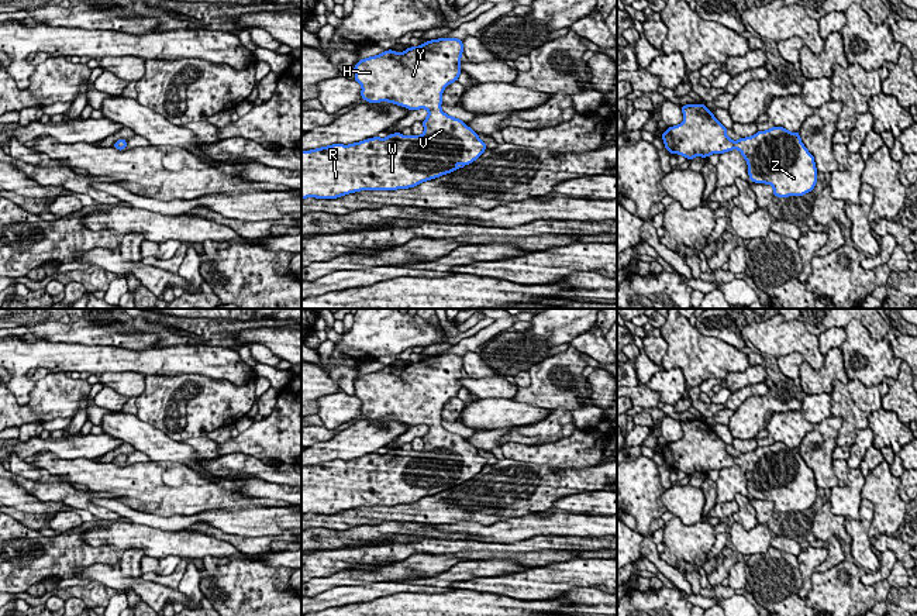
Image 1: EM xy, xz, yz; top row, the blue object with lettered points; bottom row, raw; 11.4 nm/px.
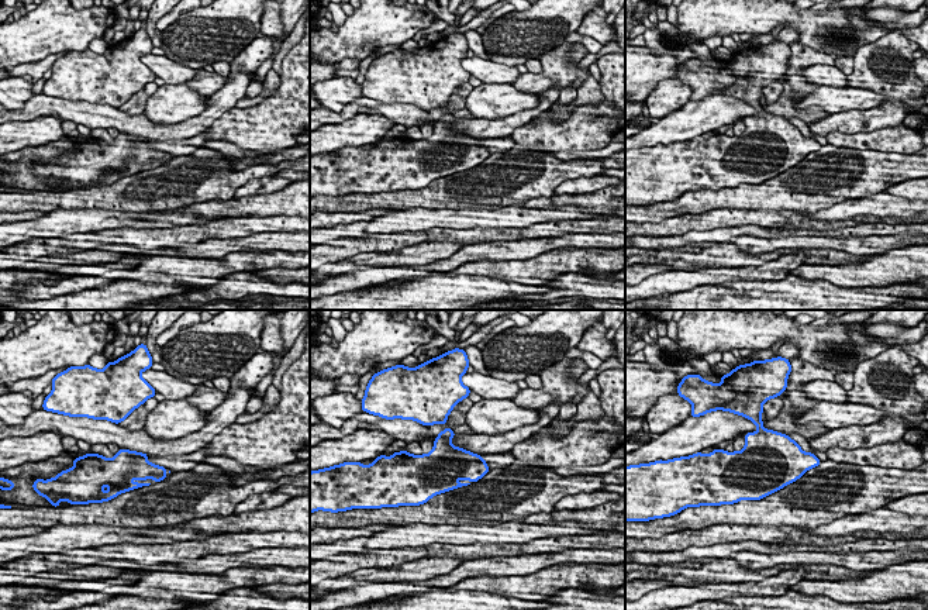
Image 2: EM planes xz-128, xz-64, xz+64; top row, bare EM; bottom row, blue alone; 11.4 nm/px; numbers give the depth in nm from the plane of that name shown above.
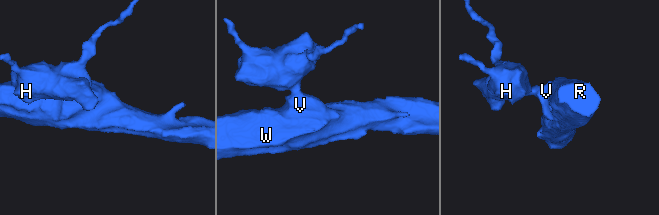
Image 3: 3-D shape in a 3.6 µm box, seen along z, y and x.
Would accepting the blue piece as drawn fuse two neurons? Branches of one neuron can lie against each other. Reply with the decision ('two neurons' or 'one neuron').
one neuron

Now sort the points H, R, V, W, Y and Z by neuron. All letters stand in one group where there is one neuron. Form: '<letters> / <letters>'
H R V W Y Z

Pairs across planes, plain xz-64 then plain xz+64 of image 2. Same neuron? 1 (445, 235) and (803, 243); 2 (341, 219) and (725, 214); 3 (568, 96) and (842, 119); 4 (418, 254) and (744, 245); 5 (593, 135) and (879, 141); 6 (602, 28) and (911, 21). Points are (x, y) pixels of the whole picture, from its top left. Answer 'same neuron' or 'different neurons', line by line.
1: different neurons
2: same neuron
3: same neuron
4: same neuron
5: same neuron
6: different neurons

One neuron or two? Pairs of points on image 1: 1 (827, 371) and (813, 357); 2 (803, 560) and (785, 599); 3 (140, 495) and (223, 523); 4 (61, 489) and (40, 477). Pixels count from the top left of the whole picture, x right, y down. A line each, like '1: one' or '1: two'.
1: two
2: two
3: two
4: two

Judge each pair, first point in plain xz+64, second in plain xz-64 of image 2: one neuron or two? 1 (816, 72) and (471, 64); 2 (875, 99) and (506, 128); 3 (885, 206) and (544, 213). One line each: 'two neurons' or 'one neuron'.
1: one neuron
2: two neurons
3: one neuron

